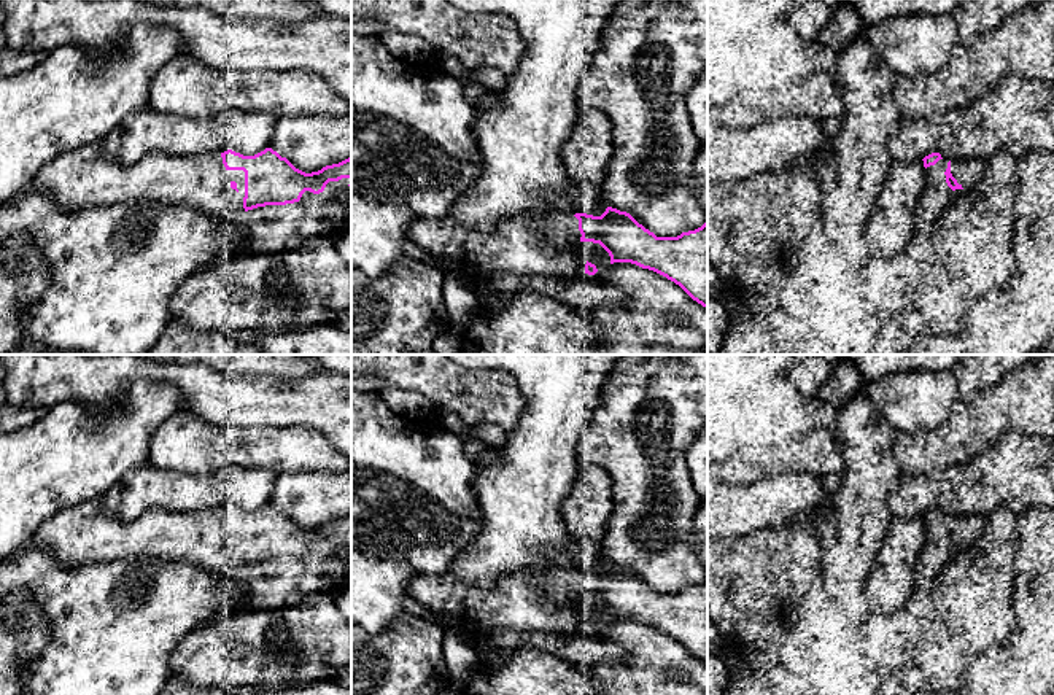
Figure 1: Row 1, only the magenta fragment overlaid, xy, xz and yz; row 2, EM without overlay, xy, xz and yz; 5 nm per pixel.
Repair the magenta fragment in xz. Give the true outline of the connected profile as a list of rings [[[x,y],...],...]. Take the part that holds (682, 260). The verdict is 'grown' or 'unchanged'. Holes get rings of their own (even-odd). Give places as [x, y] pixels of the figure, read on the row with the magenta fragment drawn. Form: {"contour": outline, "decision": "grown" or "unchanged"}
{"contour": [[[607,207],[601,216],[553,212],[545,216],[517,215],[501,219],[491,232],[480,232],[445,218],[417,218],[407,226],[407,237],[431,254],[444,256],[471,269],[515,275],[595,275],[596,266],[577,253],[582,242],[599,243],[614,262],[631,262],[653,270],[679,285],[693,301],[707,309],[707,219],[677,237],[657,237],[630,213]]], "decision": "grown"}

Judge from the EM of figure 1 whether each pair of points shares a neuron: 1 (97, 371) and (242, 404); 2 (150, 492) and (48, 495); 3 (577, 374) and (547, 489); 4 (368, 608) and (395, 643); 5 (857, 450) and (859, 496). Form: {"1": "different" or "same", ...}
{"1": "same", "2": "different", "3": "same", "4": "different", "5": "same"}

